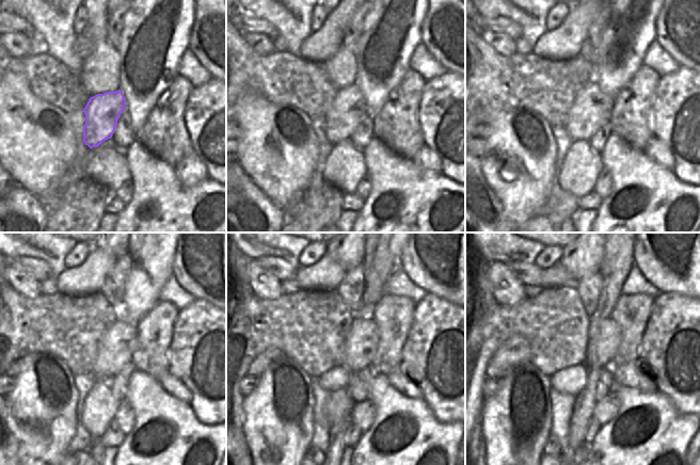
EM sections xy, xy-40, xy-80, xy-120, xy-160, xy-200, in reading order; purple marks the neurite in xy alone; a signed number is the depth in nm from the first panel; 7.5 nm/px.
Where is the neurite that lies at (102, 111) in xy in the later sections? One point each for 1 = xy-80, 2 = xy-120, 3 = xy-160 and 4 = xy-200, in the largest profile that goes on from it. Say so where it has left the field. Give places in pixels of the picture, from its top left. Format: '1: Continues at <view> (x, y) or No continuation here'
1: Continues at xy-80 (591, 109)
2: Continues at xy-120 (116, 347)
3: Continues at xy-160 (362, 337)
4: Continues at xy-200 (608, 341)

